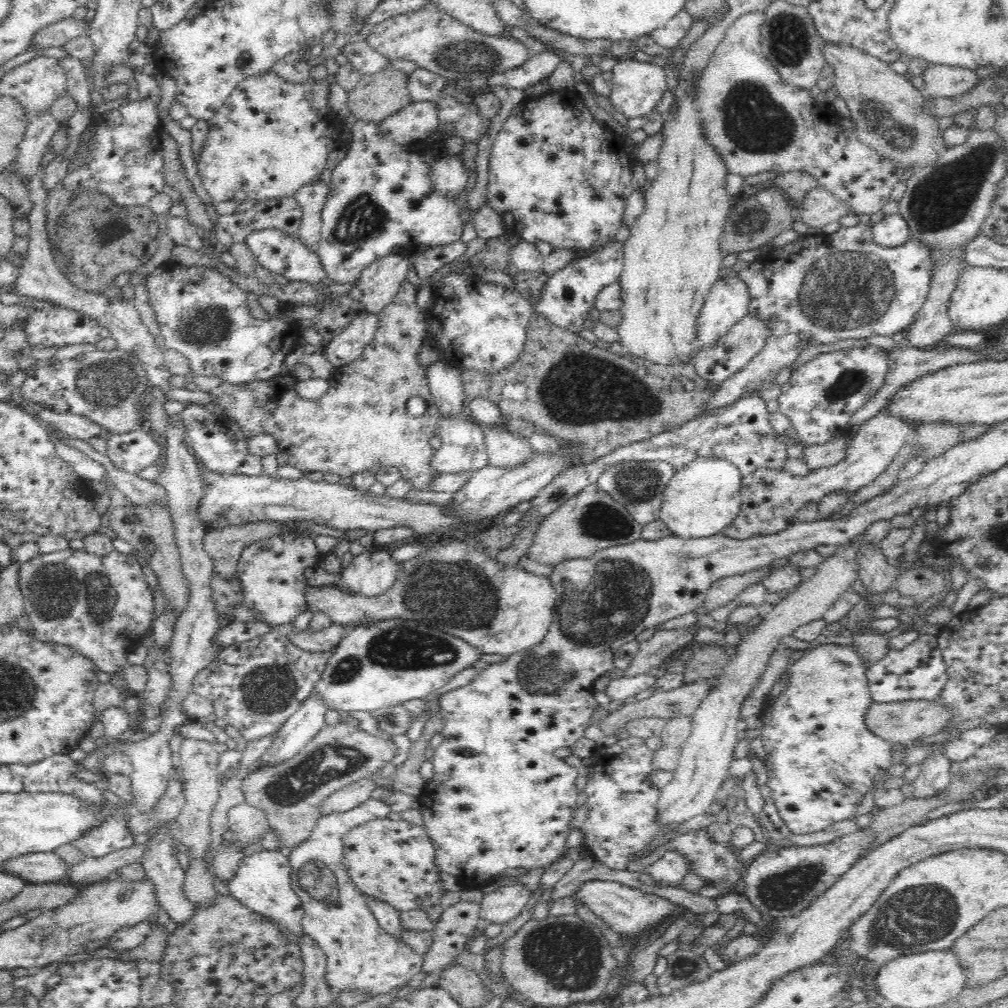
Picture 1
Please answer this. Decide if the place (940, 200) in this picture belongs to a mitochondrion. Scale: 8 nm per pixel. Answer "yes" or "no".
yes

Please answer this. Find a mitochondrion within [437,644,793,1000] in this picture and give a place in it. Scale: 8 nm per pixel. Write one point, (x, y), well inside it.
(567, 955)

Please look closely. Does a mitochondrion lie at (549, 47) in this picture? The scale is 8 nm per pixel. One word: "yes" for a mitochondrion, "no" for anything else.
no

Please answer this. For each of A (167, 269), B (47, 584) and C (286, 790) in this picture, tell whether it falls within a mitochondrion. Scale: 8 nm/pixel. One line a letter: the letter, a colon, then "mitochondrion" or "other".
A: other
B: mitochondrion
C: mitochondrion

